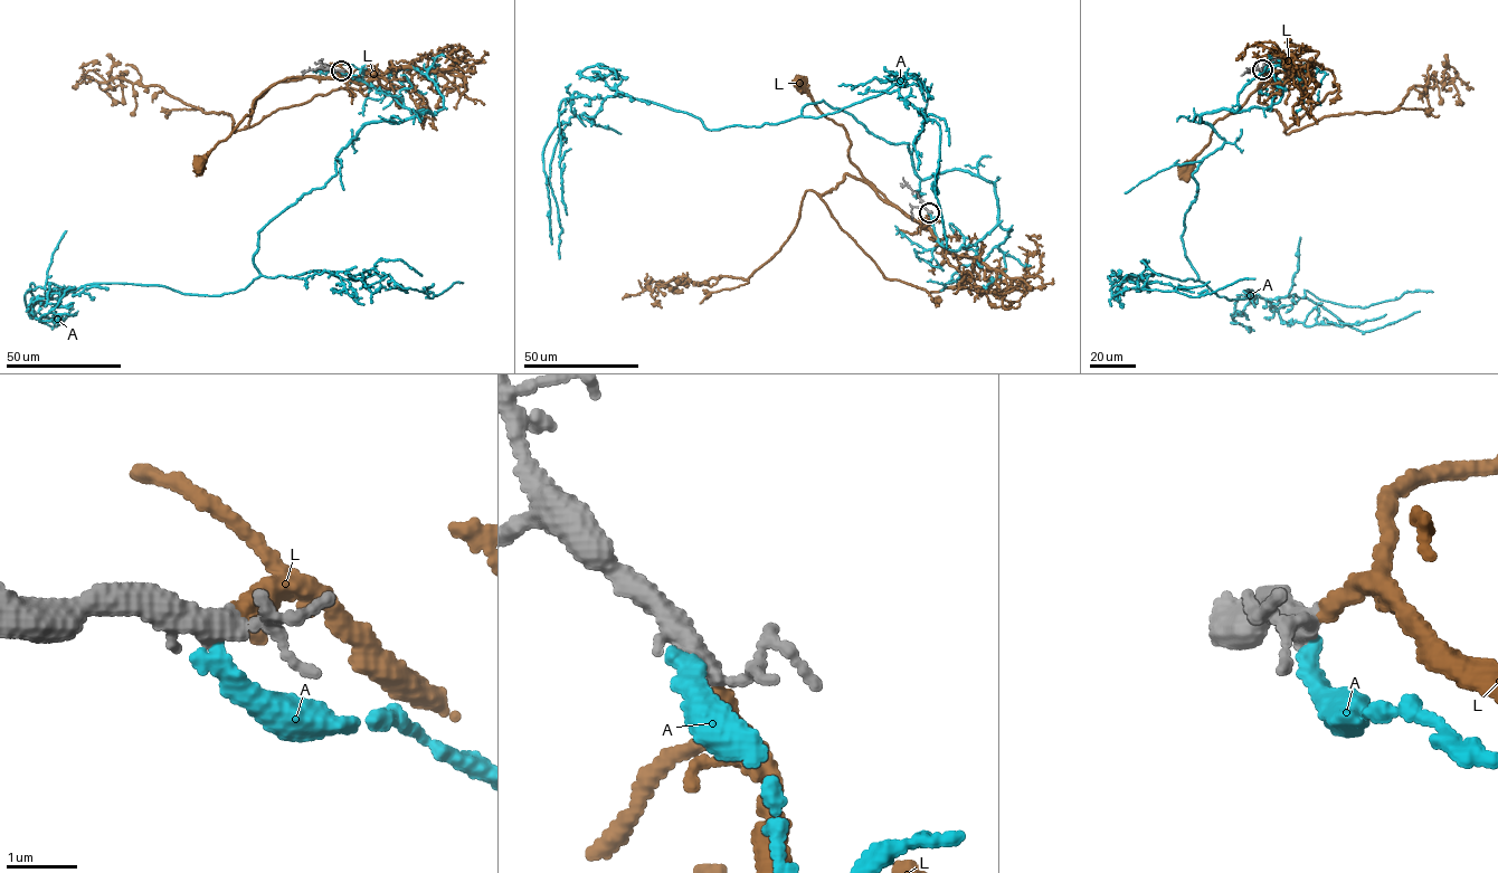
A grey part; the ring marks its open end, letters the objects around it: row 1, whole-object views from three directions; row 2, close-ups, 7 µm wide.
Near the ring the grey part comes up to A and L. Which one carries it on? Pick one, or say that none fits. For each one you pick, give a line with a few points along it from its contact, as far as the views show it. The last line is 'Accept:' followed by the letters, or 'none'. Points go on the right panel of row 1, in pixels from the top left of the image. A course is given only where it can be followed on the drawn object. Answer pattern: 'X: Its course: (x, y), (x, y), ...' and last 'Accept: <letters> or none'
L: Its course: (1262, 69), (1276, 77), (1263, 78), (1239, 110), (1217, 119), (1205, 146), (1185, 163), (1184, 169)
Accept: L

